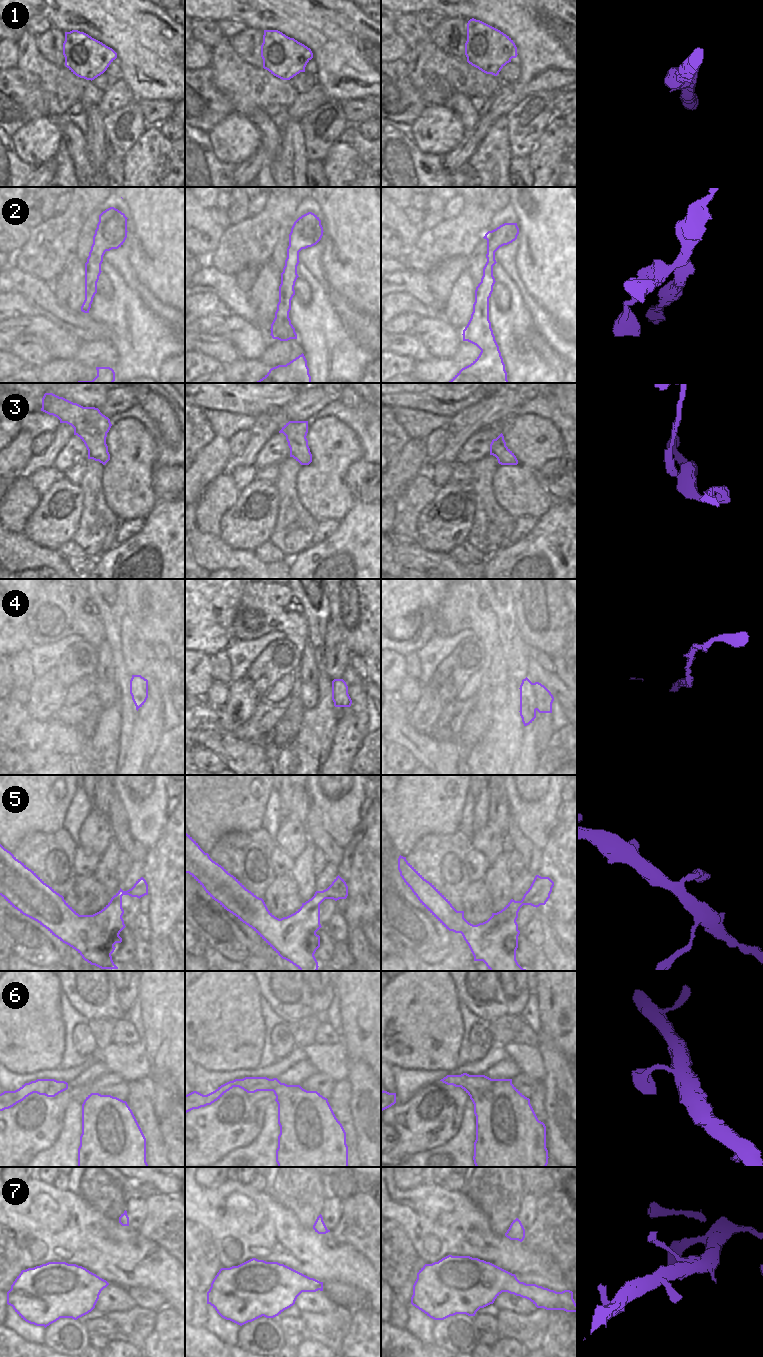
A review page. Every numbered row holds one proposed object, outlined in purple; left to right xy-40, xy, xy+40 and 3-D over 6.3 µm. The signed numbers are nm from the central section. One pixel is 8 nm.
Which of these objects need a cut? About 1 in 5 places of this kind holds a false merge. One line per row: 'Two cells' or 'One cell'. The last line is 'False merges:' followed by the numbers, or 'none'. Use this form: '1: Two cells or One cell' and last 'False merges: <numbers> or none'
1: One cell
2: One cell
3: Two cells
4: One cell
5: One cell
6: One cell
7: One cell
False merges: 3

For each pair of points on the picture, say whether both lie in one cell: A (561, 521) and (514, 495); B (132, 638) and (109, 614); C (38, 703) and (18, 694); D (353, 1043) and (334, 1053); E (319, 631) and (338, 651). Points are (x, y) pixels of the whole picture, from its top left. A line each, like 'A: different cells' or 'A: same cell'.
A: different cells
B: different cells
C: different cells
D: different cells
E: different cells

